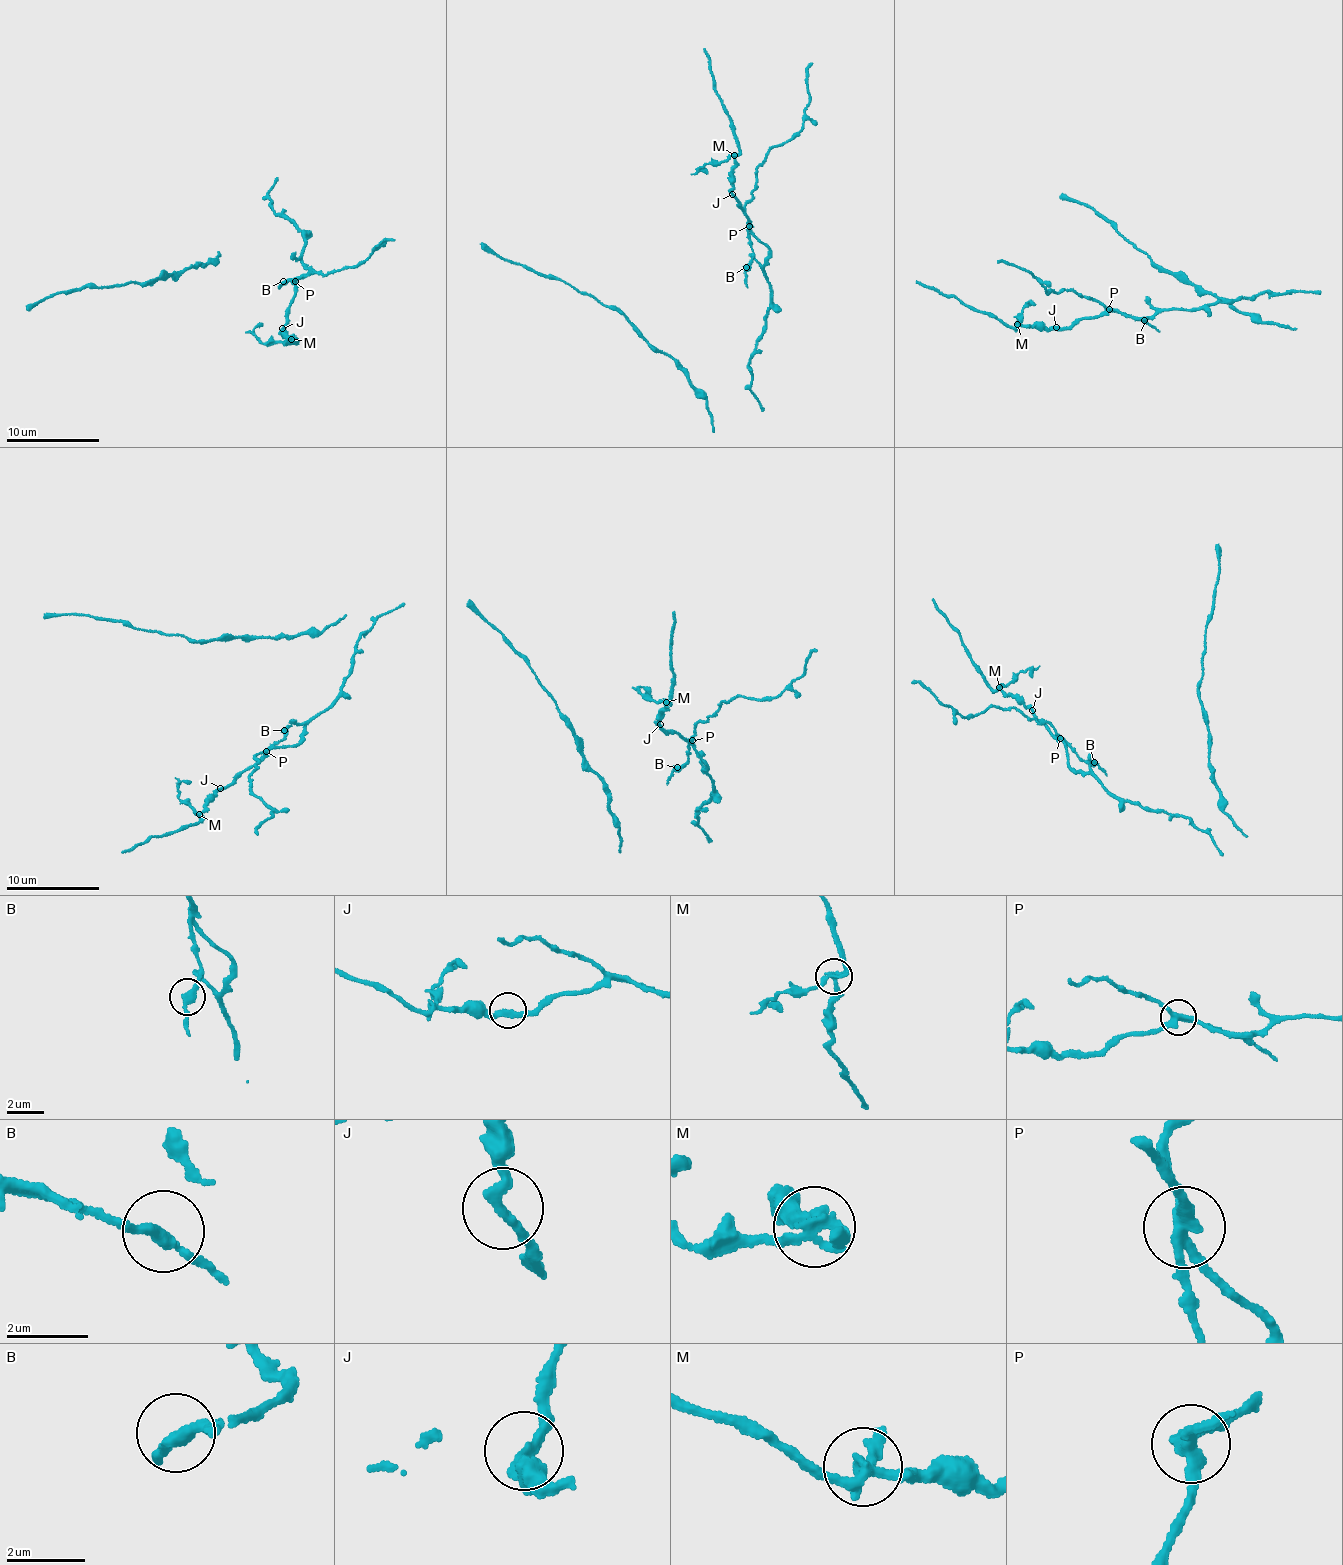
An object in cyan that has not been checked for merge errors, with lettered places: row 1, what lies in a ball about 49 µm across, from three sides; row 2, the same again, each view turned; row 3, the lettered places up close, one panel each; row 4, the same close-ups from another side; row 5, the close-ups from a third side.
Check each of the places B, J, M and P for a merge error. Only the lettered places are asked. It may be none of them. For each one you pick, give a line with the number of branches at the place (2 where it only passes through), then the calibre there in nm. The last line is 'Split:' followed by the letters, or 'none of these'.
M: branches 3; calibre 260 nm
P: branches 4; calibre 300 nm
Split: M, P

